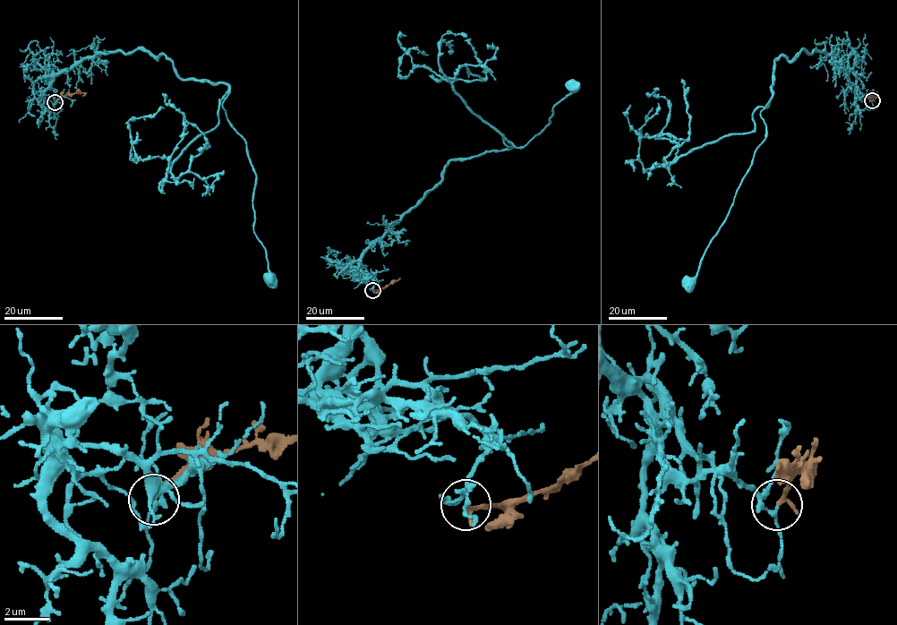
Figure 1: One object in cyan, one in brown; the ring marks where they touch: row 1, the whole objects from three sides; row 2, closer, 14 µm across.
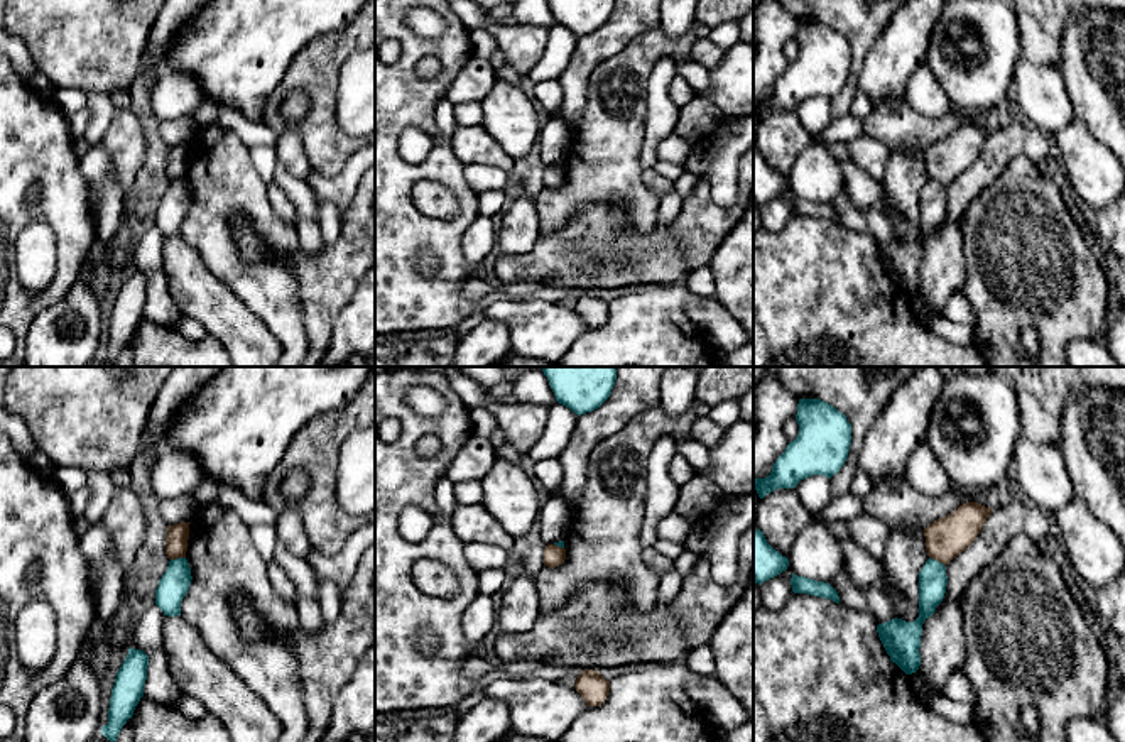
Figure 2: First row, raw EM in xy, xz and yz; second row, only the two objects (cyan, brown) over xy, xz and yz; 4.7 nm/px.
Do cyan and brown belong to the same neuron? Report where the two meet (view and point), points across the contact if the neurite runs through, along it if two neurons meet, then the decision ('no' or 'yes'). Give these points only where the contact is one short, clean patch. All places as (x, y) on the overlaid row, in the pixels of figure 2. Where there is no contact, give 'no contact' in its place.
meets cyan in yz at (938, 561); border along yz (929, 556), (945, 567); no

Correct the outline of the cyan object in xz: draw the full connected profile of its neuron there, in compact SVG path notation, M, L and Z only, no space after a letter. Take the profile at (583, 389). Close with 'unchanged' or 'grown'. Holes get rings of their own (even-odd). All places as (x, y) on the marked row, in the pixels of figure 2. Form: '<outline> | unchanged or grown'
M541 367L556 401L578 416L598 409L611 394L617 367Z | unchanged

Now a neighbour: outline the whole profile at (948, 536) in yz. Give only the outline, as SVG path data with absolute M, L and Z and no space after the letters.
M966 502L924 529L929 558L944 566L961 554L980 534L993 509Z

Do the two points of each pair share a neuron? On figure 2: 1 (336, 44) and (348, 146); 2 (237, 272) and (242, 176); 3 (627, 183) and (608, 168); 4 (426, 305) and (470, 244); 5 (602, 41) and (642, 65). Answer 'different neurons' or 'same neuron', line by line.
1: same neuron
2: same neuron
3: same neuron
4: different neurons
5: different neurons

